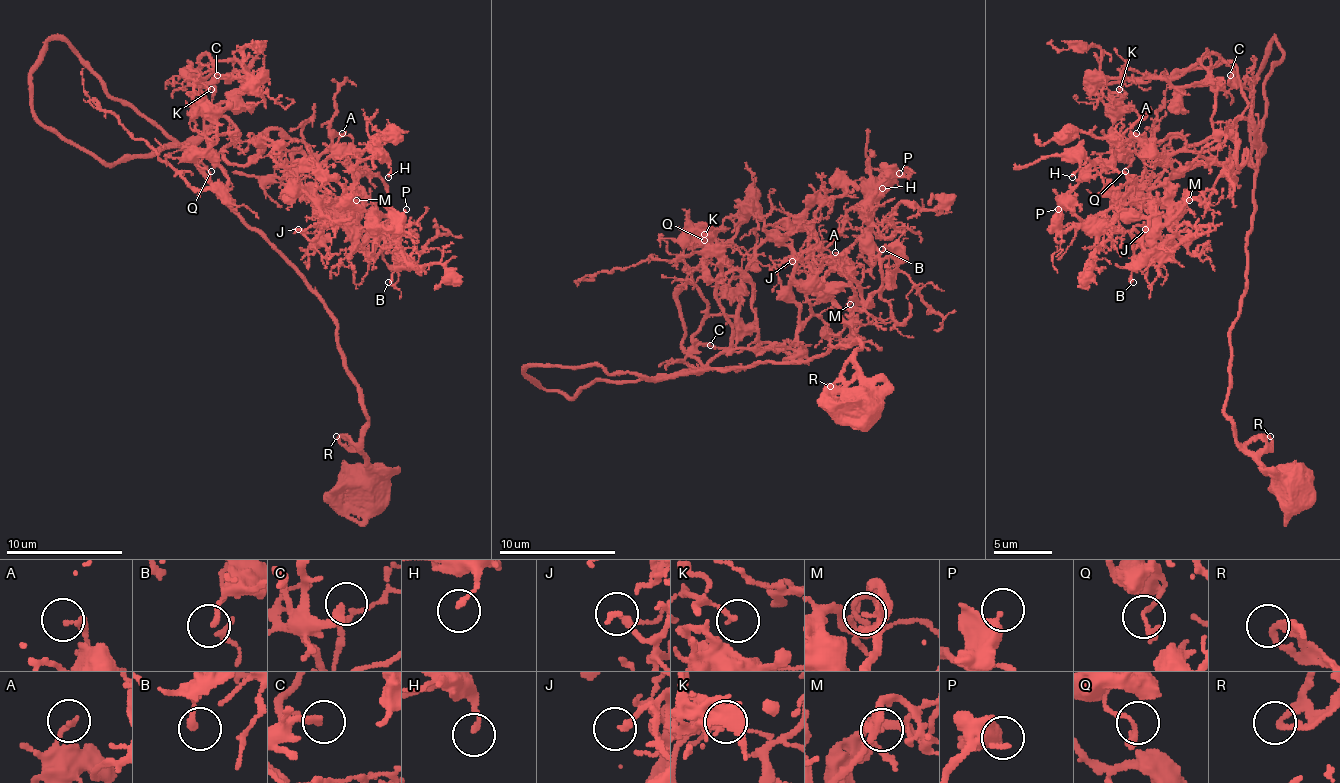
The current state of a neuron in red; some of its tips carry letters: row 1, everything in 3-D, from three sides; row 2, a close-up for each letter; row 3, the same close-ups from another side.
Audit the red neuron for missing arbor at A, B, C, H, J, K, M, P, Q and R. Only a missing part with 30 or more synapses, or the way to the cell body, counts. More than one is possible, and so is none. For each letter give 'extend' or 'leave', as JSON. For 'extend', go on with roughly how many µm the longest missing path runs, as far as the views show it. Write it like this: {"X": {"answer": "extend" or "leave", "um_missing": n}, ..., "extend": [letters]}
{"A": {"answer": "leave"}, "B": {"answer": "leave"}, "C": {"answer": "extend", "um_missing": 30}, "H": {"answer": "leave"}, "J": {"answer": "leave"}, "K": {"answer": "leave"}, "M": {"answer": "leave"}, "P": {"answer": "leave"}, "Q": {"answer": "leave"}, "R": {"answer": "leave"}, "extend": ["C"]}

